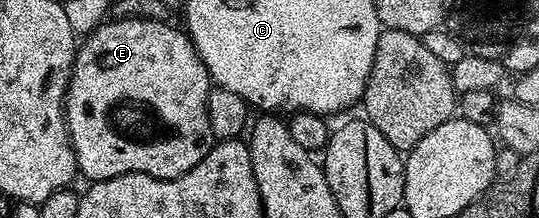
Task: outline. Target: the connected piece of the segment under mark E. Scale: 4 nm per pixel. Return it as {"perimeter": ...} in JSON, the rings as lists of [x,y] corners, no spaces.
{"perimeter":[[[117,19],[99,24],[90,35],[81,41],[74,58],[74,71],[70,73],[70,85],[66,91],[64,107],[66,109],[66,129],[70,135],[70,145],[76,154],[78,171],[83,177],[86,175],[87,181],[90,182],[116,178],[120,174],[128,174],[129,172],[143,172],[161,180],[175,180],[180,174],[192,170],[192,166],[196,166],[196,162],[200,162],[200,158],[204,158],[204,154],[208,154],[208,150],[215,143],[206,109],[212,87],[210,72],[198,57],[198,52],[194,49],[189,35],[181,27],[178,27],[179,29],[173,28],[173,23],[161,20]]]}

